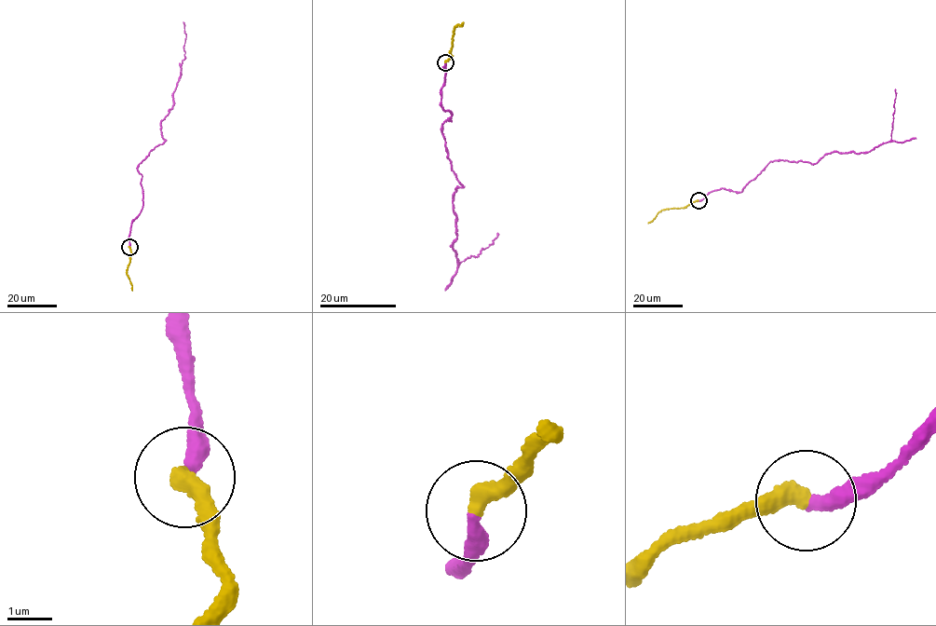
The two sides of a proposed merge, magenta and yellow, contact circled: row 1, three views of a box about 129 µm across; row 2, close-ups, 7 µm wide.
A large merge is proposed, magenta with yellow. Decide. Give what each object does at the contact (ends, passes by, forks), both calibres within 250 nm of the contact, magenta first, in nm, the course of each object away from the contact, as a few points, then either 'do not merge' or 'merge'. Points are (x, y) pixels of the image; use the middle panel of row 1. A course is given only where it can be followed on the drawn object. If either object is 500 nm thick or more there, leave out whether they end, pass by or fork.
magenta ends there; yellow ends there; 340 nm thick on the magenta side, 440 nm on the other; magenta runs (445, 62), (441, 106), (452, 115), (442, 135), (463, 186), (453, 197), (457, 261), (478, 256), (497, 233); yellow runs (445, 62), (450, 56), (454, 27), (463, 22); merge

